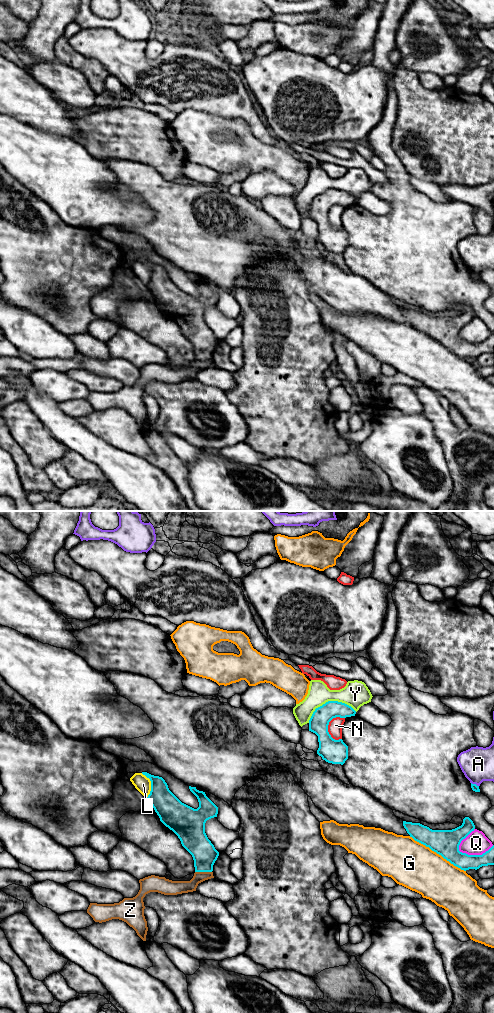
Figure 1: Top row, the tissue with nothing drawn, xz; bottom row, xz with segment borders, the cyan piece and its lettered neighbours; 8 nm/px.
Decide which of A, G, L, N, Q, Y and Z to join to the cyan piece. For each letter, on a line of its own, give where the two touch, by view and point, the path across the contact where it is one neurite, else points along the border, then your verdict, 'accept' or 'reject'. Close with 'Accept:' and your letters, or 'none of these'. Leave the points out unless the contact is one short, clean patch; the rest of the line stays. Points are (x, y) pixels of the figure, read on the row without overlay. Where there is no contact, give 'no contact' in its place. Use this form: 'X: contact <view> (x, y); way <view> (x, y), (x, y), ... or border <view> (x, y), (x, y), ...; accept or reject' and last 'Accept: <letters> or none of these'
A: contact xz (475, 272); reject
G: contact xz (437, 341); reject
L: contact xz (151, 272); reject
N: contact xz (328, 212); reject
Q: contact xz (475, 343); reject
Y: contact xz (329, 189); reject
Z: contact xz (203, 359); border xz (195, 359), (211, 360); reject
Accept: none of these

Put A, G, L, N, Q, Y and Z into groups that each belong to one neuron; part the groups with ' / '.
A / G / L / N / Q / Y / Z

